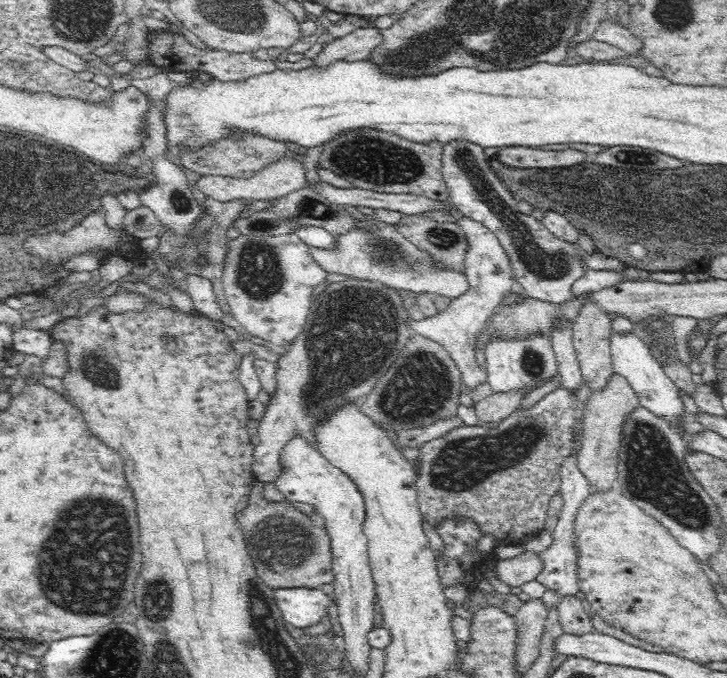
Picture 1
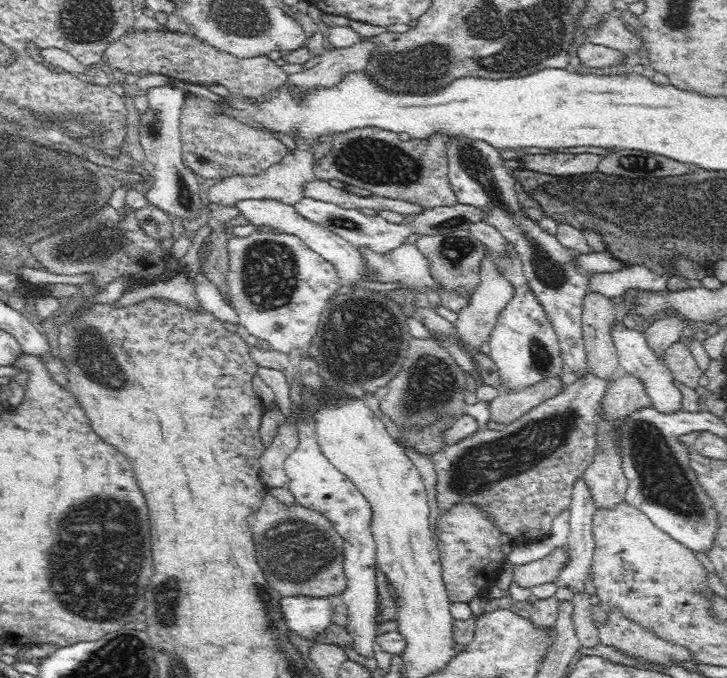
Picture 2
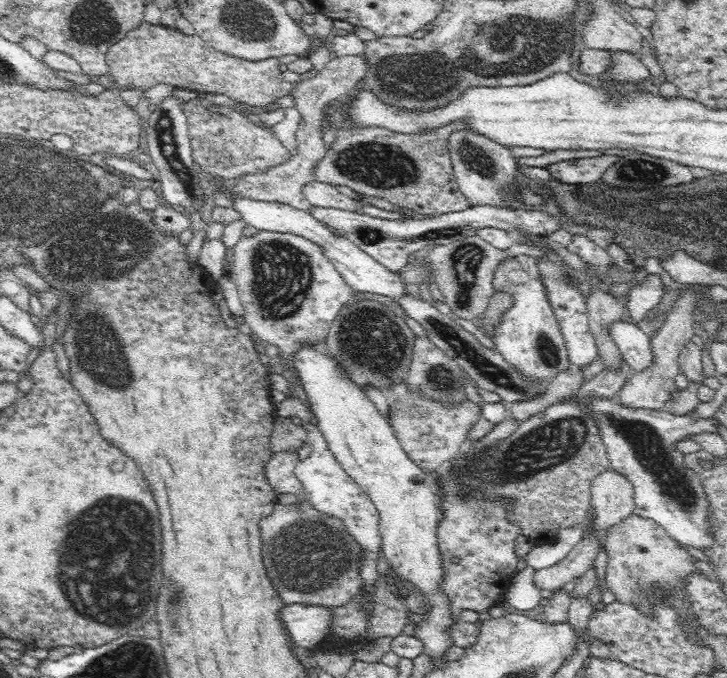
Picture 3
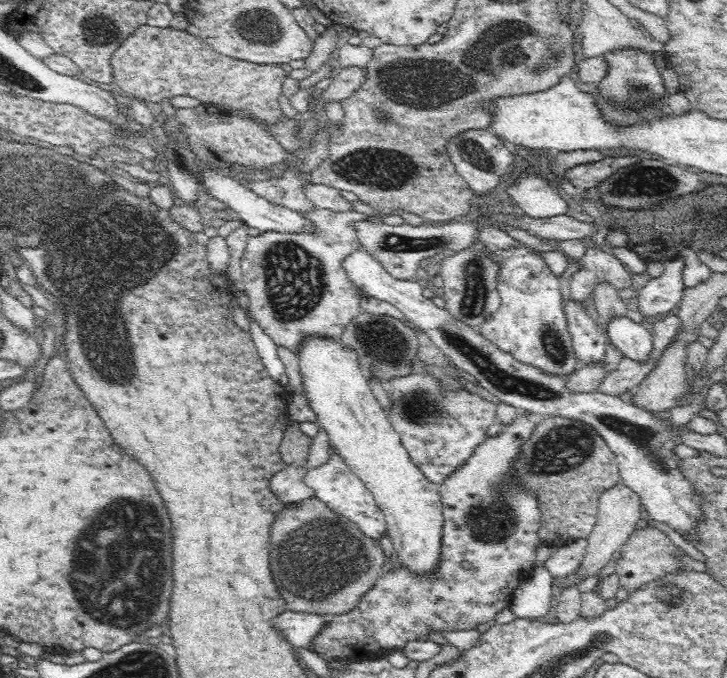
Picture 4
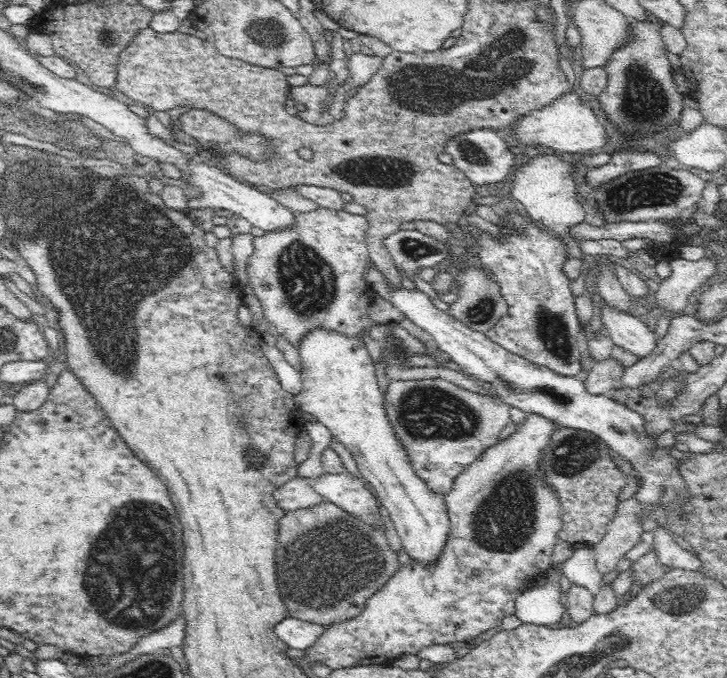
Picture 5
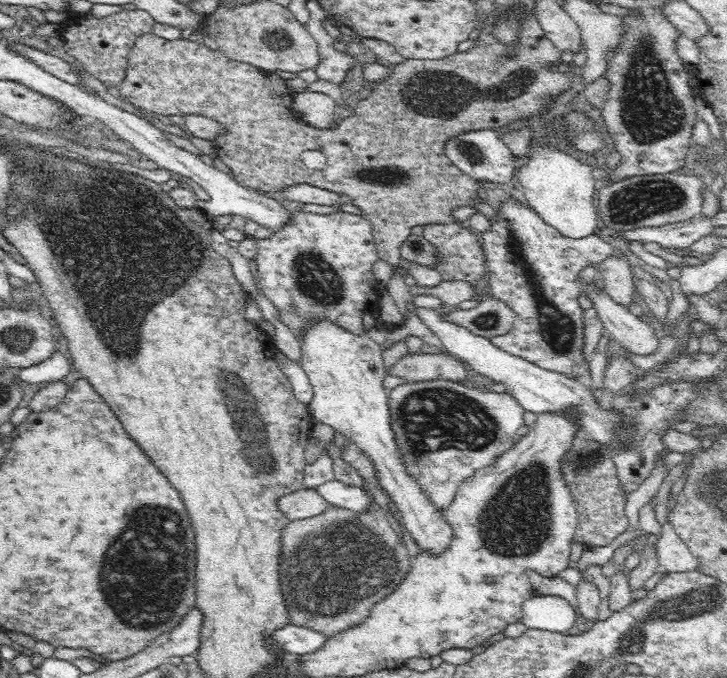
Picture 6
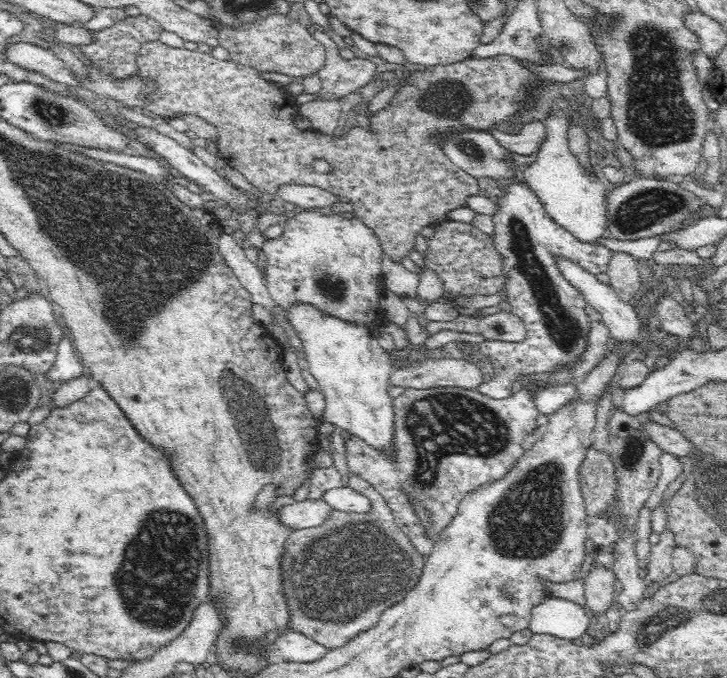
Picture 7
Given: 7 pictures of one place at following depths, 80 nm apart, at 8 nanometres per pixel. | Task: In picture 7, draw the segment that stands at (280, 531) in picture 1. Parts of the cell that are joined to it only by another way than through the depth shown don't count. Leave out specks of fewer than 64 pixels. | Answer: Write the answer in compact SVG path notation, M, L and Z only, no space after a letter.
M354 473L350 476L350 487L364 494L371 502L368 514L332 509L320 526L291 530L286 537L285 552L281 559L283 595L289 606L287 627L310 636L328 650L342 646L358 632L372 628L378 622L380 610L386 610L392 606L392 602L404 598L404 592L410 588L414 577L418 576L418 568L422 566L422 556L396 525L384 497L369 482Z

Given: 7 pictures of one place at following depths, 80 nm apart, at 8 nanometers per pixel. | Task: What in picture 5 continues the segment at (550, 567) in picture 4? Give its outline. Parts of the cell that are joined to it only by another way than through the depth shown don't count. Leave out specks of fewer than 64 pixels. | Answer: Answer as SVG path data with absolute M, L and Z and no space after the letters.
M592 545L574 547L572 554L556 566L570 584L587 588L591 593L596 594L605 585L603 575L596 571L594 565Z

